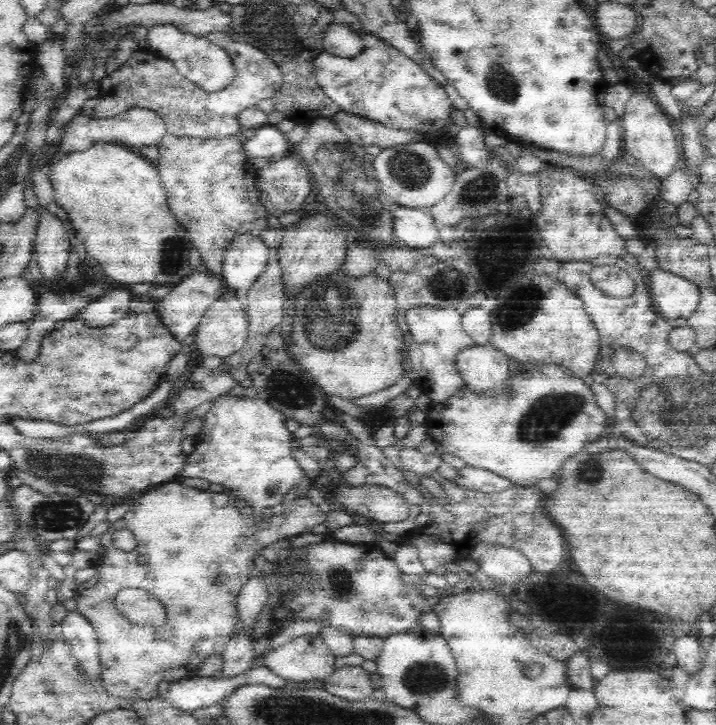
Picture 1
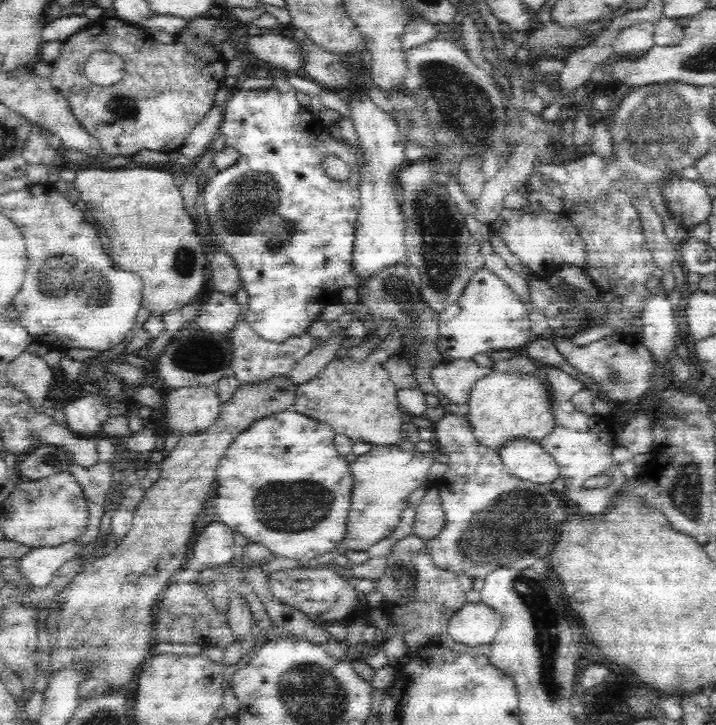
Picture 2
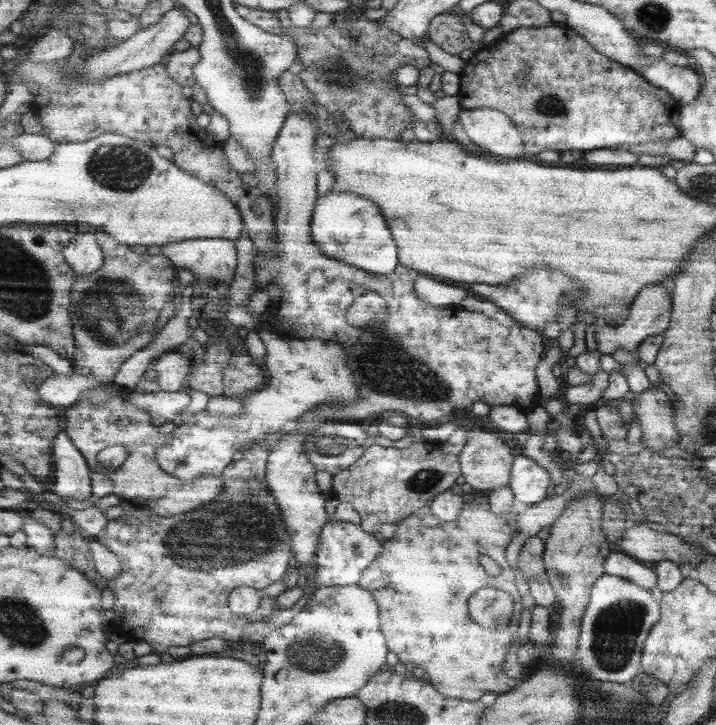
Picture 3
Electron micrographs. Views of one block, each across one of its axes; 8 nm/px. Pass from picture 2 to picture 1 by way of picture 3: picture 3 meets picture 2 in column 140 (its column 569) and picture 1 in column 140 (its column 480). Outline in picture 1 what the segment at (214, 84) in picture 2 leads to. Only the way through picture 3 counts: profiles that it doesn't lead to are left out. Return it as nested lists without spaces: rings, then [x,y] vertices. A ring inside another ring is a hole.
[[[248,43],[246,44],[246,58],[234,58],[232,60],[235,71],[232,82],[222,91],[216,92],[206,92],[200,89],[182,75],[170,60],[156,55],[154,58],[156,60],[138,60],[138,52],[136,52],[136,56],[132,56],[124,66],[104,77],[99,82],[100,88],[96,98],[98,104],[95,106],[92,116],[95,119],[109,119],[126,112],[132,107],[145,108],[159,113],[163,117],[167,134],[199,139],[221,139],[238,132],[240,128],[238,115],[242,110],[248,107],[256,107],[260,100],[272,98],[283,83],[282,72],[275,62],[264,52]]]

